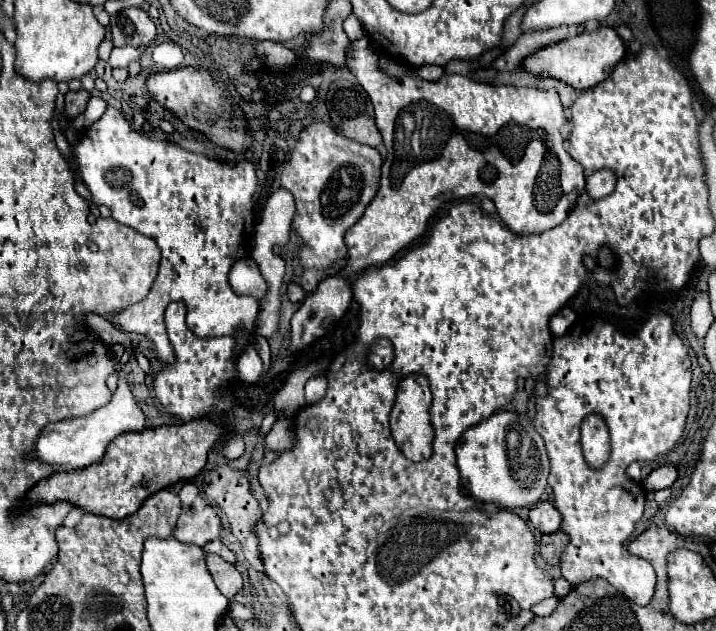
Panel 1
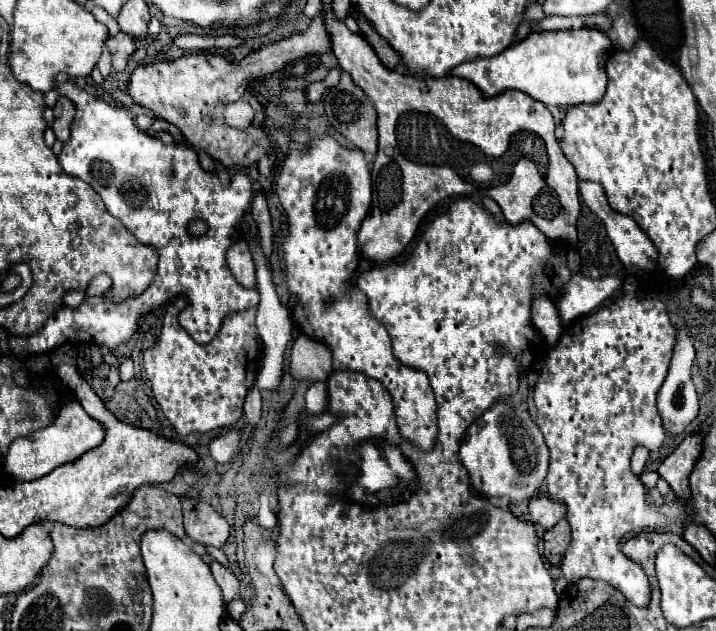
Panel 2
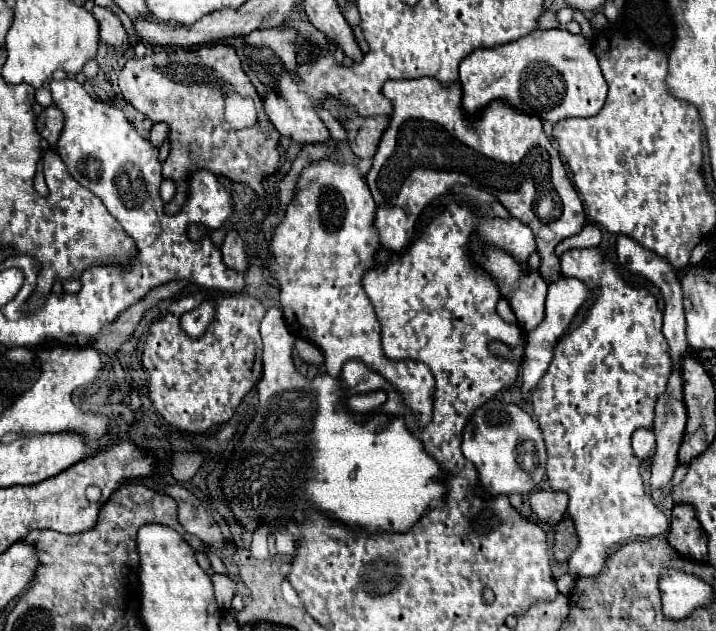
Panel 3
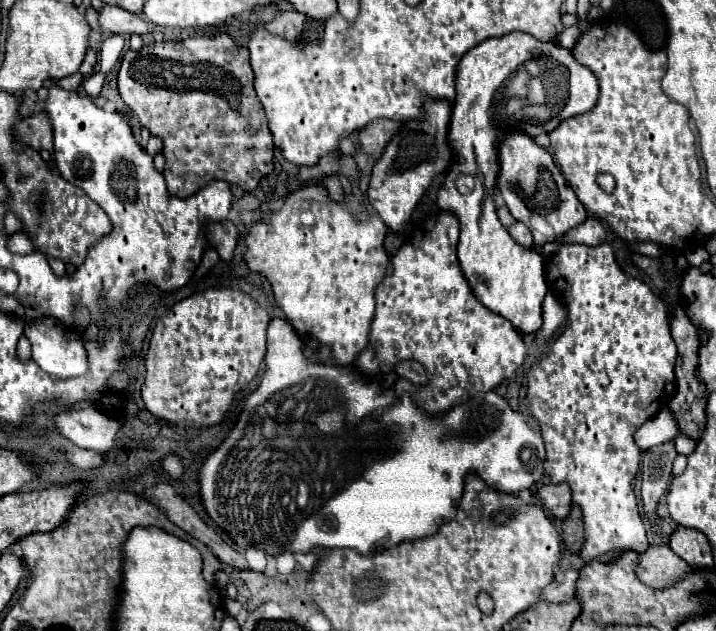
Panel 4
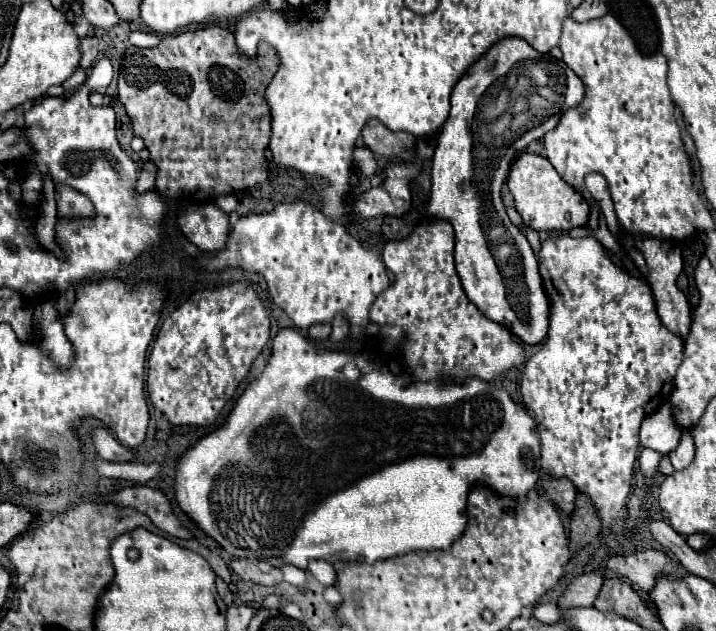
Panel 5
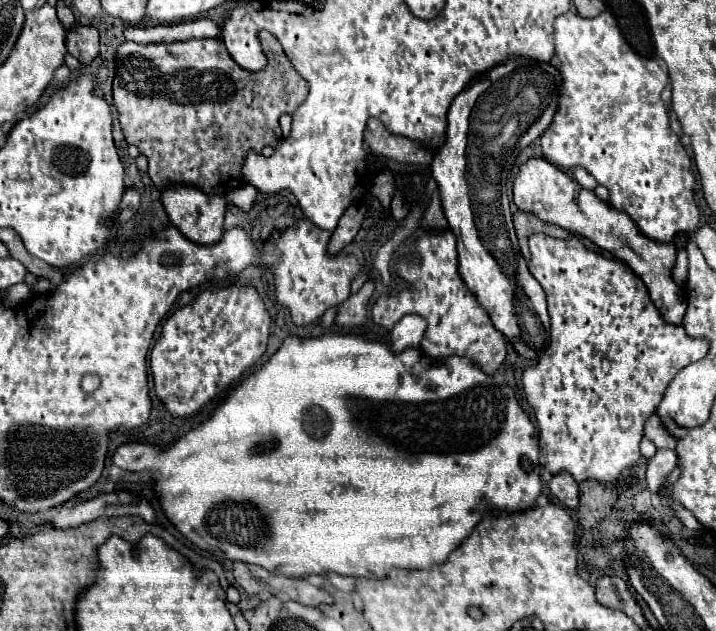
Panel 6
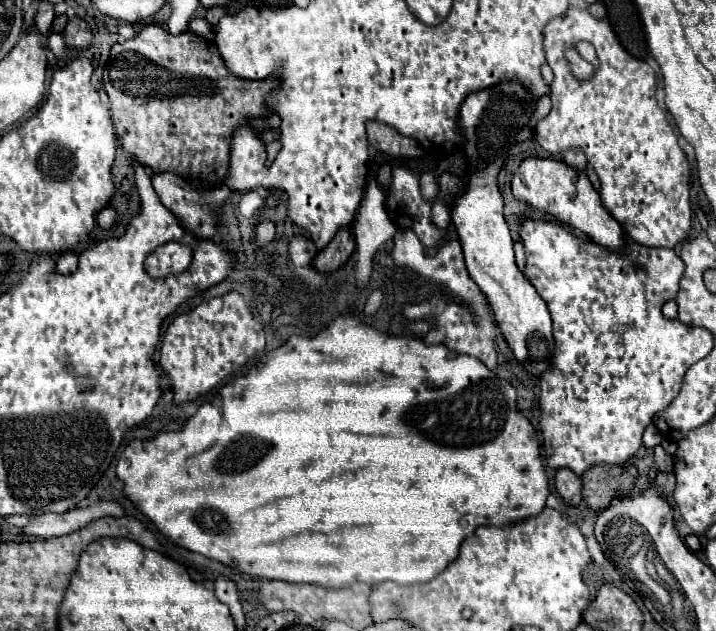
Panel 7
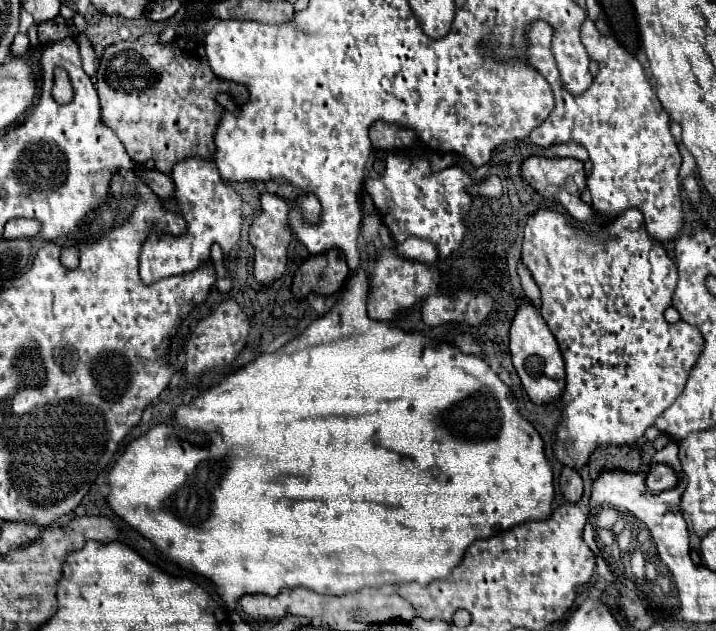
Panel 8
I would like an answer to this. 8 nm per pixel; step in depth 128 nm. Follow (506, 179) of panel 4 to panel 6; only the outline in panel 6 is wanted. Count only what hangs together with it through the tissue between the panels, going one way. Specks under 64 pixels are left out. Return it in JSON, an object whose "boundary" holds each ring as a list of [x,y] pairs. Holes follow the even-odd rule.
{"boundary":[[[530,158],[520,166],[518,176],[514,178],[514,204],[524,212],[536,214],[548,224],[556,224],[564,230],[580,234],[602,250],[612,252],[644,280],[662,318],[672,324],[682,324],[687,302],[686,294],[682,294],[682,290],[672,280],[672,266],[676,262],[674,244],[656,244],[654,240],[646,240],[646,236],[640,236],[640,230],[632,224],[632,220],[628,220],[628,216],[624,216],[624,212],[612,208],[608,202],[602,202],[594,190],[582,188],[566,172],[544,158]]]}

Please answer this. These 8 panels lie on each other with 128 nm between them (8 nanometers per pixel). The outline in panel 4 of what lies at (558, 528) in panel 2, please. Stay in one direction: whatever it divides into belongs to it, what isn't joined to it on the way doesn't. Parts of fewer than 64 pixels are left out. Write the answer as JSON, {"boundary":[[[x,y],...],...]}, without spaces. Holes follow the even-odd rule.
{"boundary":[[[572,504],[572,510],[568,518],[562,522],[562,536],[566,542],[568,552],[580,552],[584,544],[584,522],[582,522],[582,510],[578,504]]]}

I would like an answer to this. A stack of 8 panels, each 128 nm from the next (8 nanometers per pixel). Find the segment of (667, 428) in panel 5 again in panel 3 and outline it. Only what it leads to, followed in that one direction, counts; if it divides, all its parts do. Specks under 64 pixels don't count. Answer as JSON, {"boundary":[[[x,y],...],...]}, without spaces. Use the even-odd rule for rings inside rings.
{"boundary":[[[640,428],[632,434],[632,448],[640,460],[646,460],[650,456],[650,452],[654,450],[654,446],[656,446],[656,438],[654,438],[652,430]]]}

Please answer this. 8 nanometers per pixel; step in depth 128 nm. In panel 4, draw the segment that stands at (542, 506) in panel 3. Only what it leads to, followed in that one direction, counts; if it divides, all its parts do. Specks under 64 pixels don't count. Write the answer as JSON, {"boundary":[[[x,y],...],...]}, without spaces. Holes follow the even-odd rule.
{"boundary":[[[546,484],[538,490],[538,500],[548,508],[556,518],[564,520],[570,512],[572,496],[568,484]]]}

